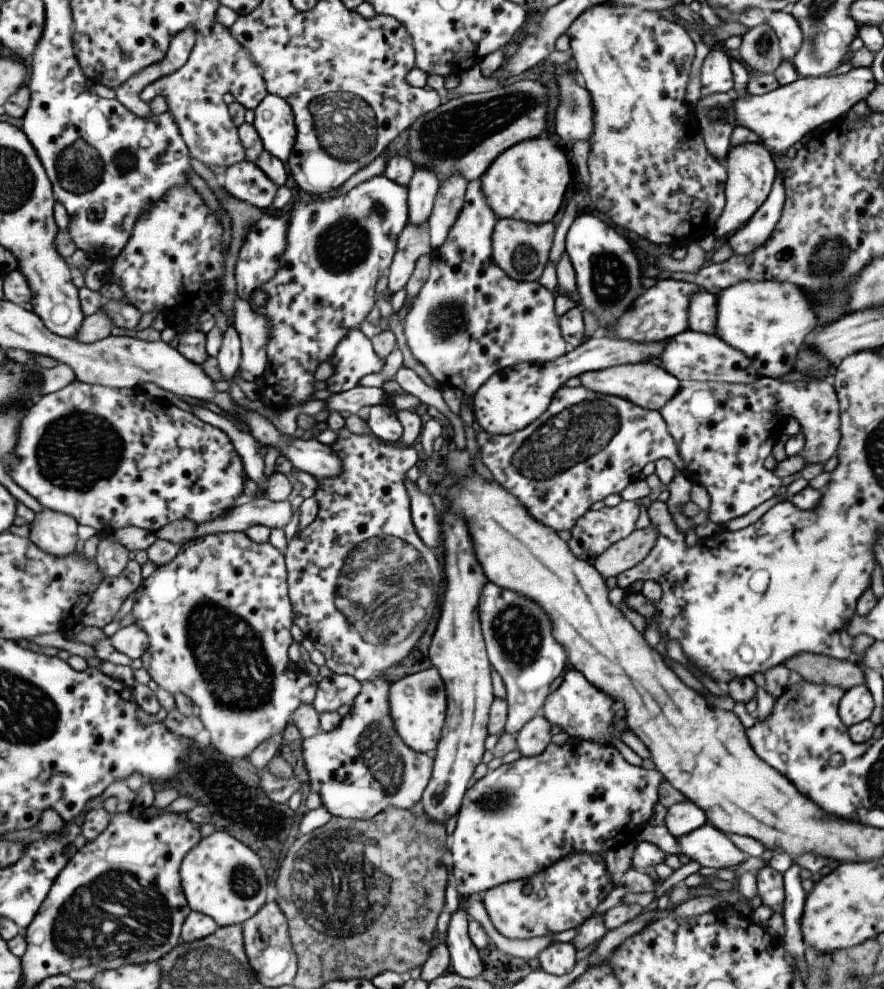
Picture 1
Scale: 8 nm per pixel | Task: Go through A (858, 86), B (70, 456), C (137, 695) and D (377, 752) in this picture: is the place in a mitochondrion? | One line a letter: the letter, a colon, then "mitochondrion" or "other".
A: other
B: mitochondrion
C: other
D: mitochondrion

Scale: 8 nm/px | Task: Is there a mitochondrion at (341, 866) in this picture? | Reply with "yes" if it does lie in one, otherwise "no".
yes

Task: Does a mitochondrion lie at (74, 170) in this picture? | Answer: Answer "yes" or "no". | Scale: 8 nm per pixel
no

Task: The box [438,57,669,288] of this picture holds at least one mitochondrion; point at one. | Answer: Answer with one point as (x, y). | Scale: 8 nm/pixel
(525, 257)

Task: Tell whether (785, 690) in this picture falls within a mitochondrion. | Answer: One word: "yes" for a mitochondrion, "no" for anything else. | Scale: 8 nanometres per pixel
no

